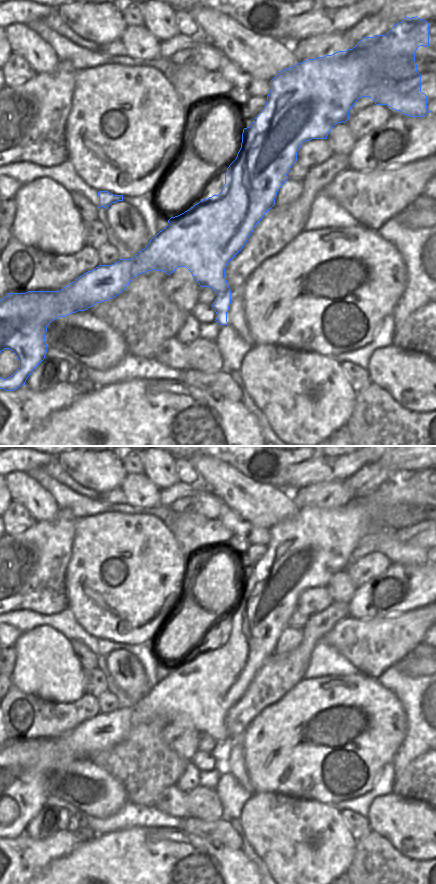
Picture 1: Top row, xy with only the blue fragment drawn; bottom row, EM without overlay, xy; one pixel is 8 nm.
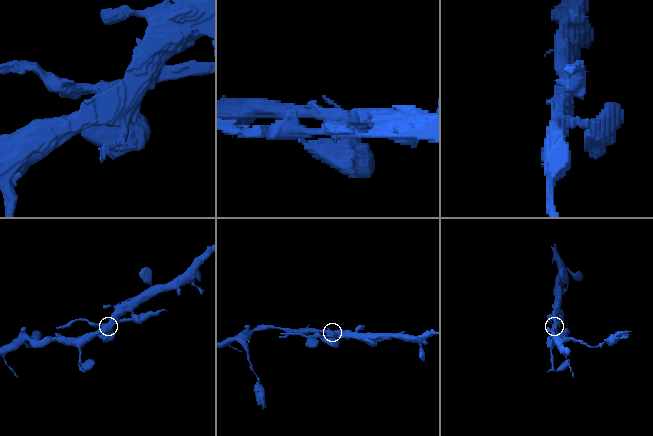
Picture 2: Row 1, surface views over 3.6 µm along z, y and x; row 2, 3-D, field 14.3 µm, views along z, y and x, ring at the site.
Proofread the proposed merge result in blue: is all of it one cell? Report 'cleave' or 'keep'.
cleave

